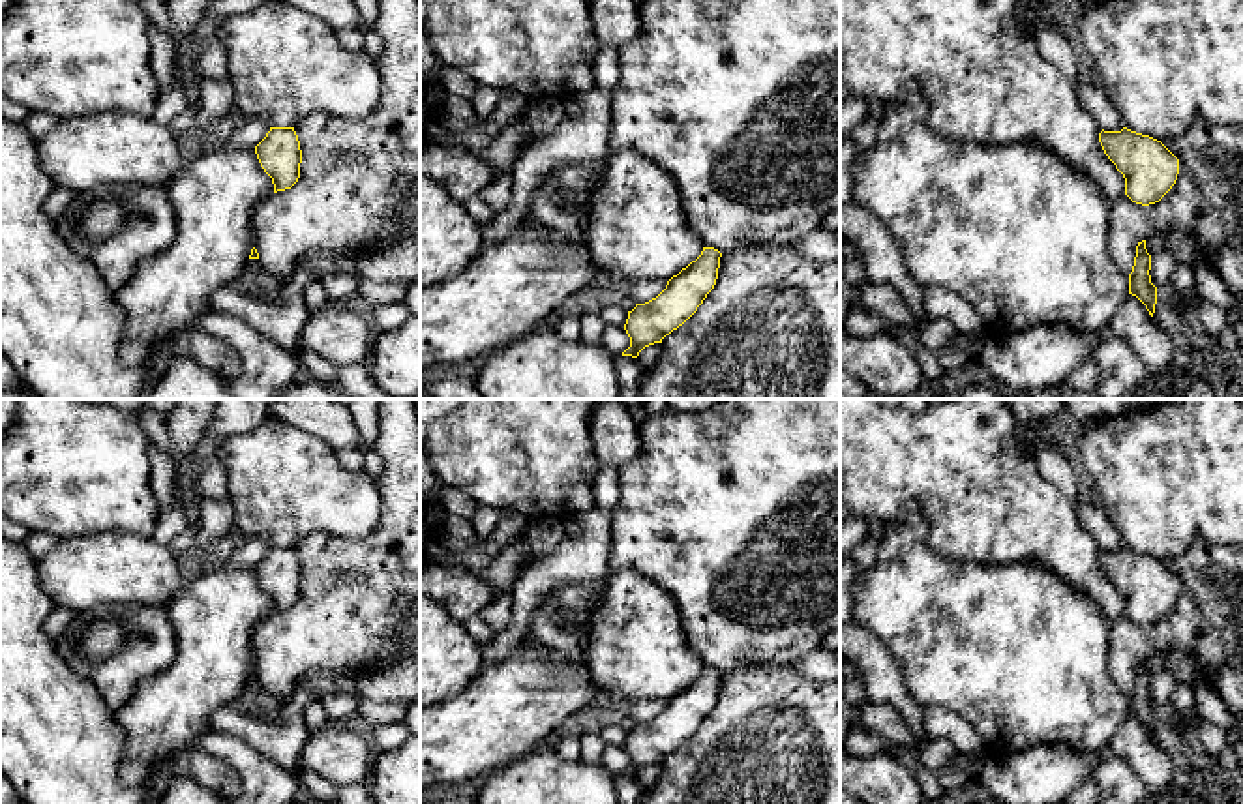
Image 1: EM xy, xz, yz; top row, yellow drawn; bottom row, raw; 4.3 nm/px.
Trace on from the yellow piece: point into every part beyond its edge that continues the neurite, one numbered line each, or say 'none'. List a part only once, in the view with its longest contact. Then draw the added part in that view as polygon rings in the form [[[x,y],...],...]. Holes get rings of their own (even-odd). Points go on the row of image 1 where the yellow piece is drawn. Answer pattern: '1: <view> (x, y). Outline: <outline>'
none

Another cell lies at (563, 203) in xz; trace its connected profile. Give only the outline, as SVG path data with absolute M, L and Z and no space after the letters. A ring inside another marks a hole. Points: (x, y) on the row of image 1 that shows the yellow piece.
M604 161L555 167L532 193L525 221L570 242L587 244L592 201L604 184Z

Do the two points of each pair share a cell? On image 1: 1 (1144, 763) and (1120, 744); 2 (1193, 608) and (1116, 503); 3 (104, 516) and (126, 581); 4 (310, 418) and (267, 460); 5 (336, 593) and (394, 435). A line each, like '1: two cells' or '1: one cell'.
1: one cell
2: two cells
3: two cells
4: two cells
5: one cell

